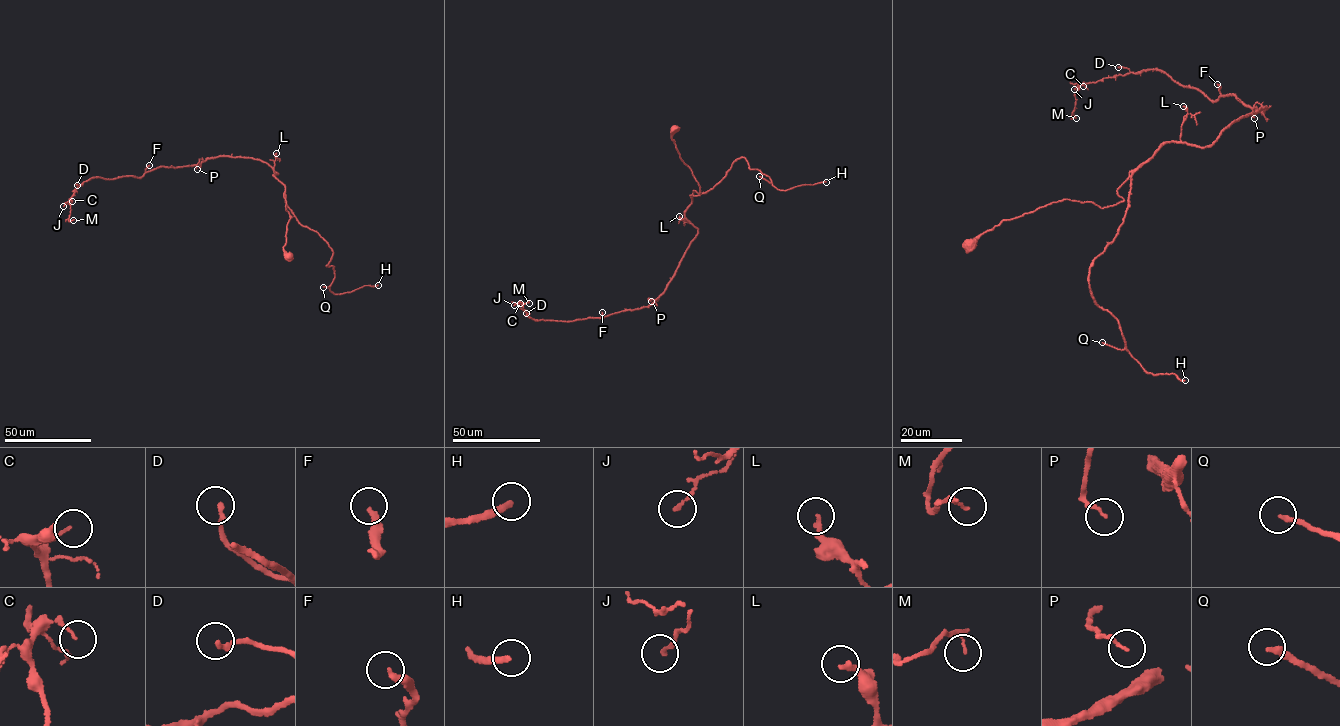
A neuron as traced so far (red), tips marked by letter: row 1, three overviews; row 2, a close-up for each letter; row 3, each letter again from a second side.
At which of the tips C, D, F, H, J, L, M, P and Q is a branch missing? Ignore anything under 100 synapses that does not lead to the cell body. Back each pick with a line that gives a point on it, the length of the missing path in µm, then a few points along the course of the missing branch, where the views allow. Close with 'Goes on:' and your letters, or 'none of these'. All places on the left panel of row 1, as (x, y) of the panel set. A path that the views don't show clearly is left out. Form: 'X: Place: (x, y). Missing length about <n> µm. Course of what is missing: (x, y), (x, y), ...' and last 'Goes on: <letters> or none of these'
H: Place: (378, 285). Missing length about 120 µm
Q: Place: (323, 287). Missing length about 90 µm. Course of what is missing: (323, 287), (267, 302), (262, 300), (257, 289), (251, 304), (251, 283)
Goes on: H, Q

